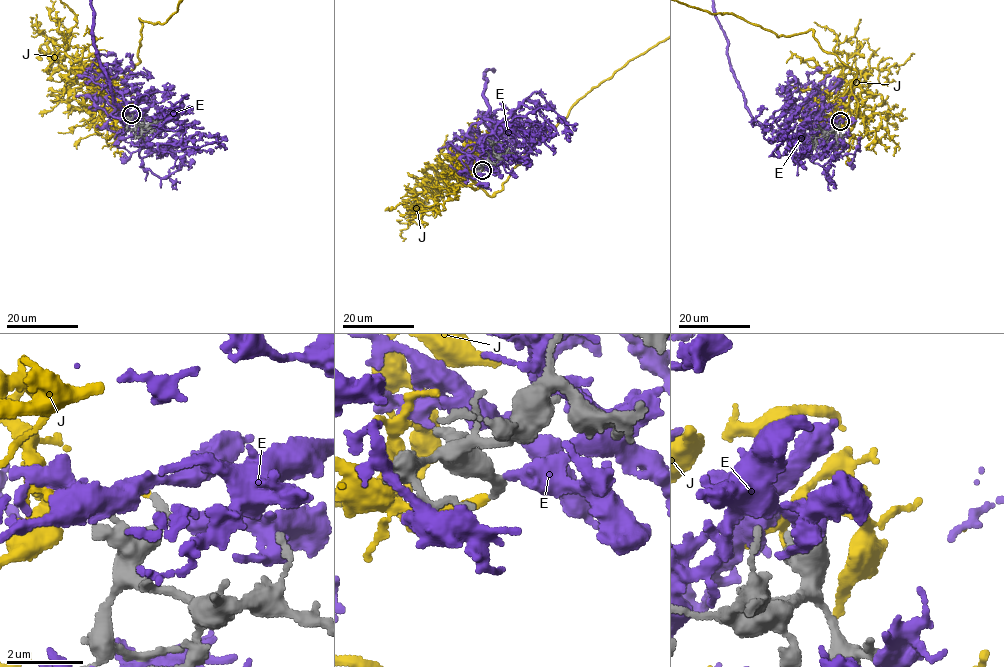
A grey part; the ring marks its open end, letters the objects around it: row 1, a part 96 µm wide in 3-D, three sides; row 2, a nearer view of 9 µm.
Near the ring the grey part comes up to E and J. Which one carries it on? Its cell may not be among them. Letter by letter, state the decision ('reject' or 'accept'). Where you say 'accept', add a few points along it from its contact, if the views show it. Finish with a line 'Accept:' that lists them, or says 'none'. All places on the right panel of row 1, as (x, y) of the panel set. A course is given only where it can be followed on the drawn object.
E: reject
J: accept; it runs (840, 121), (856, 72), (821, 48), (811, 29), (778, 37), (735, 15), (710, 13)
Accept: J

